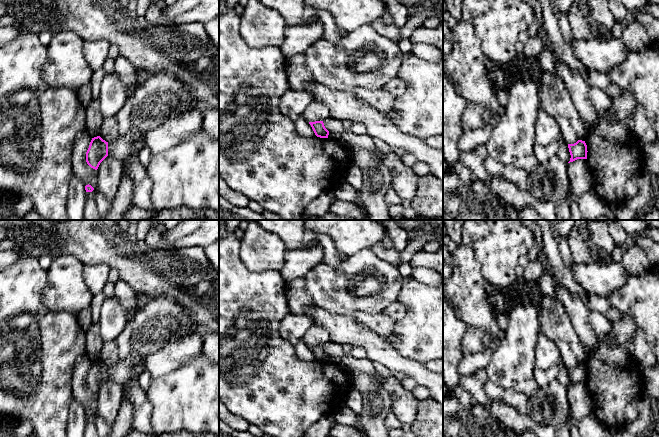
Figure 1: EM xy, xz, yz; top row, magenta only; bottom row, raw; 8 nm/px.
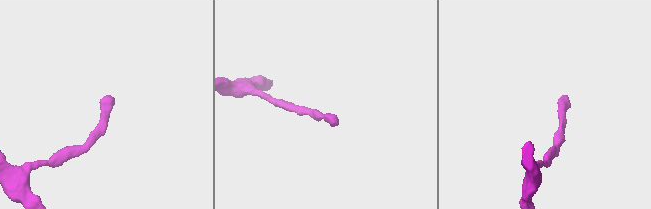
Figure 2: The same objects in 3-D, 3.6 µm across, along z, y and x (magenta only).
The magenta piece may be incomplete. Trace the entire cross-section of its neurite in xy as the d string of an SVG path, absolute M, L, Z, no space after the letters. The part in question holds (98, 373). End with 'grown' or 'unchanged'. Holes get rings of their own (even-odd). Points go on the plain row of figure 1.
M100 360L92 362L89 372L86 376L87 388L97 394L100 387L108 380L108 366Z; unchanged

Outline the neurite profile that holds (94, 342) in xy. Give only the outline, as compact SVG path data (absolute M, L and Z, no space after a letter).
M99 323L92 324L86 331L86 353L92 362L100 359L100 351L103 344Z

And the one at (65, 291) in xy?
M73 256L53 257L42 293L44 305L54 312L74 315L90 307L93 294L85 283L83 269L84 265Z

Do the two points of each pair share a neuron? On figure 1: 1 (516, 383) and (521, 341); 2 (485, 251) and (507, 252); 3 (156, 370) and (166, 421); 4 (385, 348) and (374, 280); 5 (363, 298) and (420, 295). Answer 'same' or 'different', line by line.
1: same
2: same
3: different
4: different
5: different

